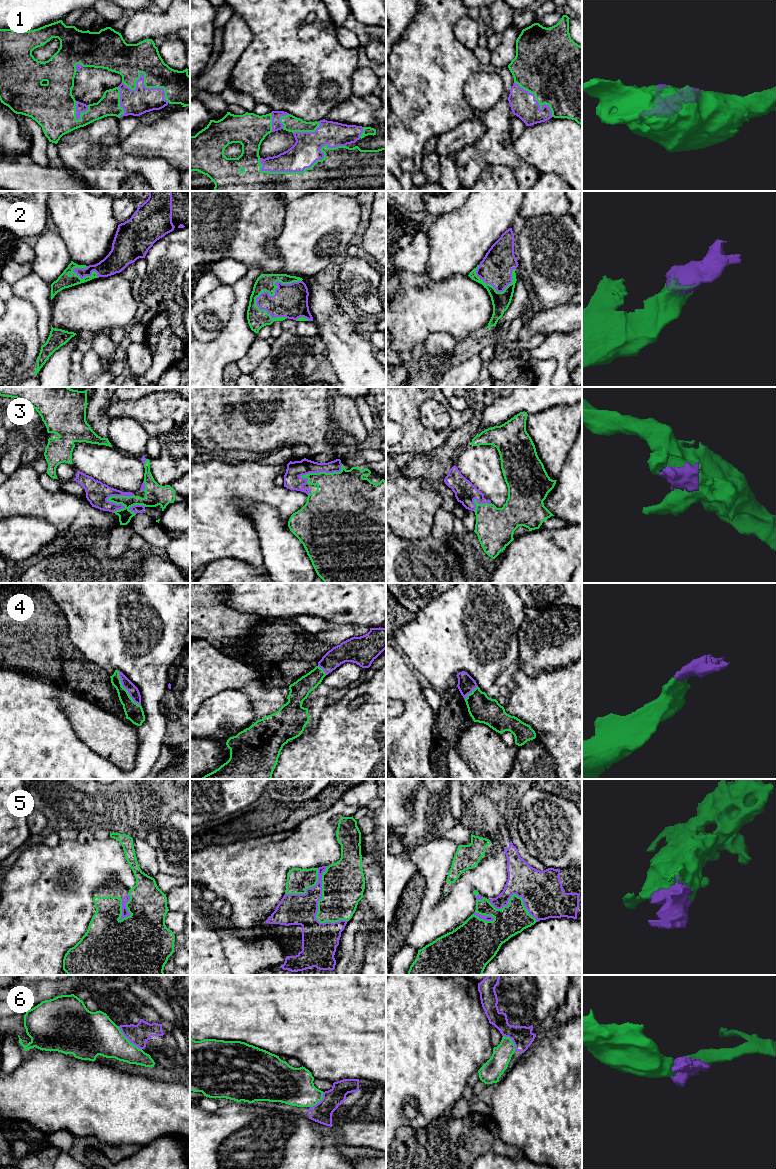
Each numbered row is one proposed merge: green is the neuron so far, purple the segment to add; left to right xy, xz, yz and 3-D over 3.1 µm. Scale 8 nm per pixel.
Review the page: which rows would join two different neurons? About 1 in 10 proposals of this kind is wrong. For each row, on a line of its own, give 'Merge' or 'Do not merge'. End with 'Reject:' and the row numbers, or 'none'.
1: Merge
2: Merge
3: Merge
4: Merge
5: Merge
6: Do not merge
Reject: 6

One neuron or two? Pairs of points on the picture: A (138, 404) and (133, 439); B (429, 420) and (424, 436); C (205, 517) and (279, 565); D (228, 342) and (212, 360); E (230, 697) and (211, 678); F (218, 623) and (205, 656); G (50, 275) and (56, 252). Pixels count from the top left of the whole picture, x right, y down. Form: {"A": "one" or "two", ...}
{"A": "two", "B": "two", "C": "two", "D": "one", "E": "two", "F": "two", "G": "one"}

